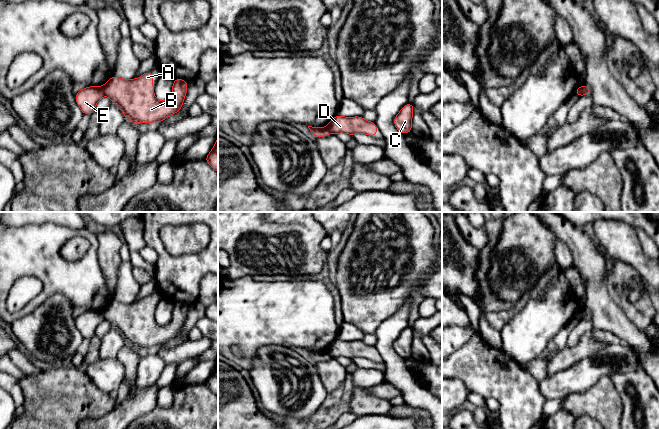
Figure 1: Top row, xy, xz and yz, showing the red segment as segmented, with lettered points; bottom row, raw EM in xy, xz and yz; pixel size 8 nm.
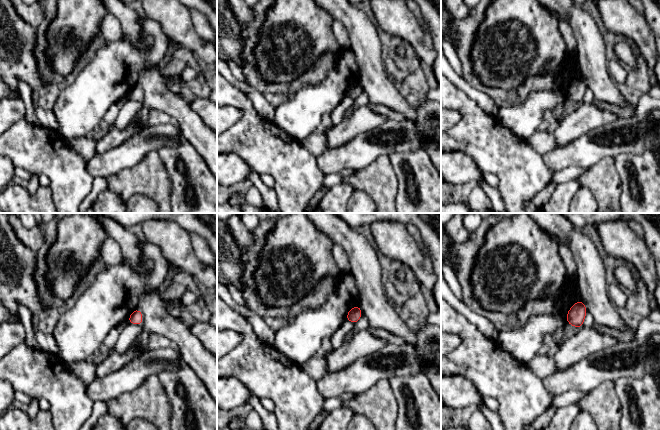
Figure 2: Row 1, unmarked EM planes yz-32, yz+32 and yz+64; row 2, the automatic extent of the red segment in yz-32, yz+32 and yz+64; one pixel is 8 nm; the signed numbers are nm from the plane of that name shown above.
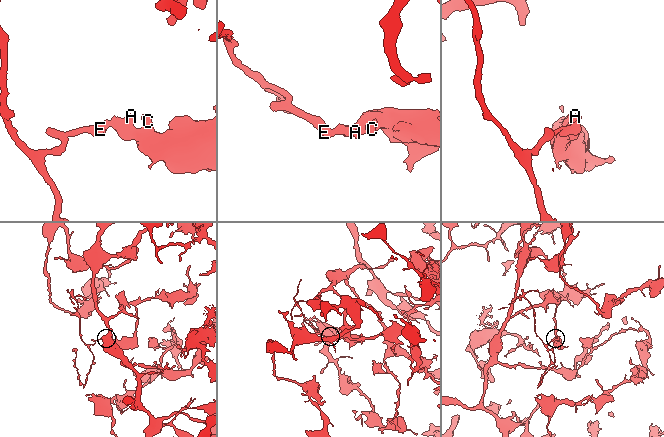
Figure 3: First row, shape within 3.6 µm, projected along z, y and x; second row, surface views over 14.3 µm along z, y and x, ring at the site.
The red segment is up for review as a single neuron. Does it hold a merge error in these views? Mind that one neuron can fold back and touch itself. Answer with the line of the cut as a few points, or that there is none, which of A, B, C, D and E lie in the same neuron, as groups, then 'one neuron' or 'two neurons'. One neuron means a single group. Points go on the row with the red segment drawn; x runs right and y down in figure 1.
yz (585, 85), (581, 95) | A B C D / E | two neurons

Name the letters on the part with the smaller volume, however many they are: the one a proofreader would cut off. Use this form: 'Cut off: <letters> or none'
Cut off: E

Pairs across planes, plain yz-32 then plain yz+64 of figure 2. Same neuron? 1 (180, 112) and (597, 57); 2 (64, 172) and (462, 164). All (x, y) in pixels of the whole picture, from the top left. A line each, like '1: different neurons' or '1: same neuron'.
1: same neuron
2: different neurons

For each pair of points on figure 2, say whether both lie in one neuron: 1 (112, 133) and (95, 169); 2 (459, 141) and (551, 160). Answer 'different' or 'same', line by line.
1: different
2: different

